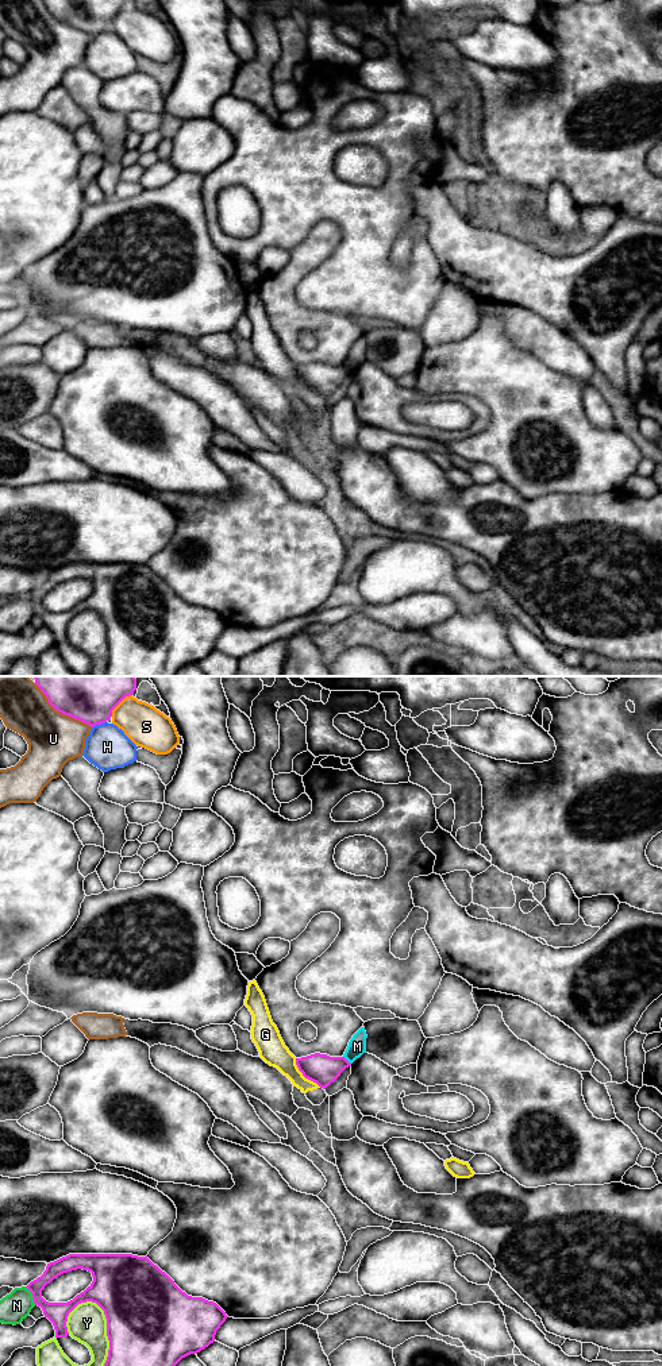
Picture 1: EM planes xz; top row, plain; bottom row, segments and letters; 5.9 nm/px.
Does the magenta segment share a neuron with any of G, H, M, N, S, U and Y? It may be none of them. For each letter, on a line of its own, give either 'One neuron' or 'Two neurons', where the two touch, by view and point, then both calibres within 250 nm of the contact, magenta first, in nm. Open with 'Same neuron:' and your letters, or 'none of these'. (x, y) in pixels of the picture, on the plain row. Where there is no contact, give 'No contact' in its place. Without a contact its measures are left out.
Same neuron: none of these
G: Two neurons. Touches magenta at xz (303, 384). Thickness 180 nm (magenta) against 160 nm
H: Two neurons. Touches magenta at xz (99, 33). Thickness 200 nm (magenta) against 260 nm
M: Two neurons. Touches magenta at xz (346, 369). Thickness 180 nm (magenta) against 110 nm
N: Two neurons. Touches magenta at xz (33, 605). Thickness 130 nm (magenta) against 170 nm
S: Two neurons. Touches magenta at xz (119, 11). Thickness 200 nm (magenta) against 240 nm
U: Two neurons. Touches magenta at xz (65, 23). Thickness 200 nm (magenta) against 320 nm
Y: Two neurons. Touches magenta at xz (107, 637). Thickness 500 nm (magenta) against 240 nm

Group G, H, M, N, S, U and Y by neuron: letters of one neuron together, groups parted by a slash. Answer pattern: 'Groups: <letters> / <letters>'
Groups: G / H / M / N / S / U / Y

